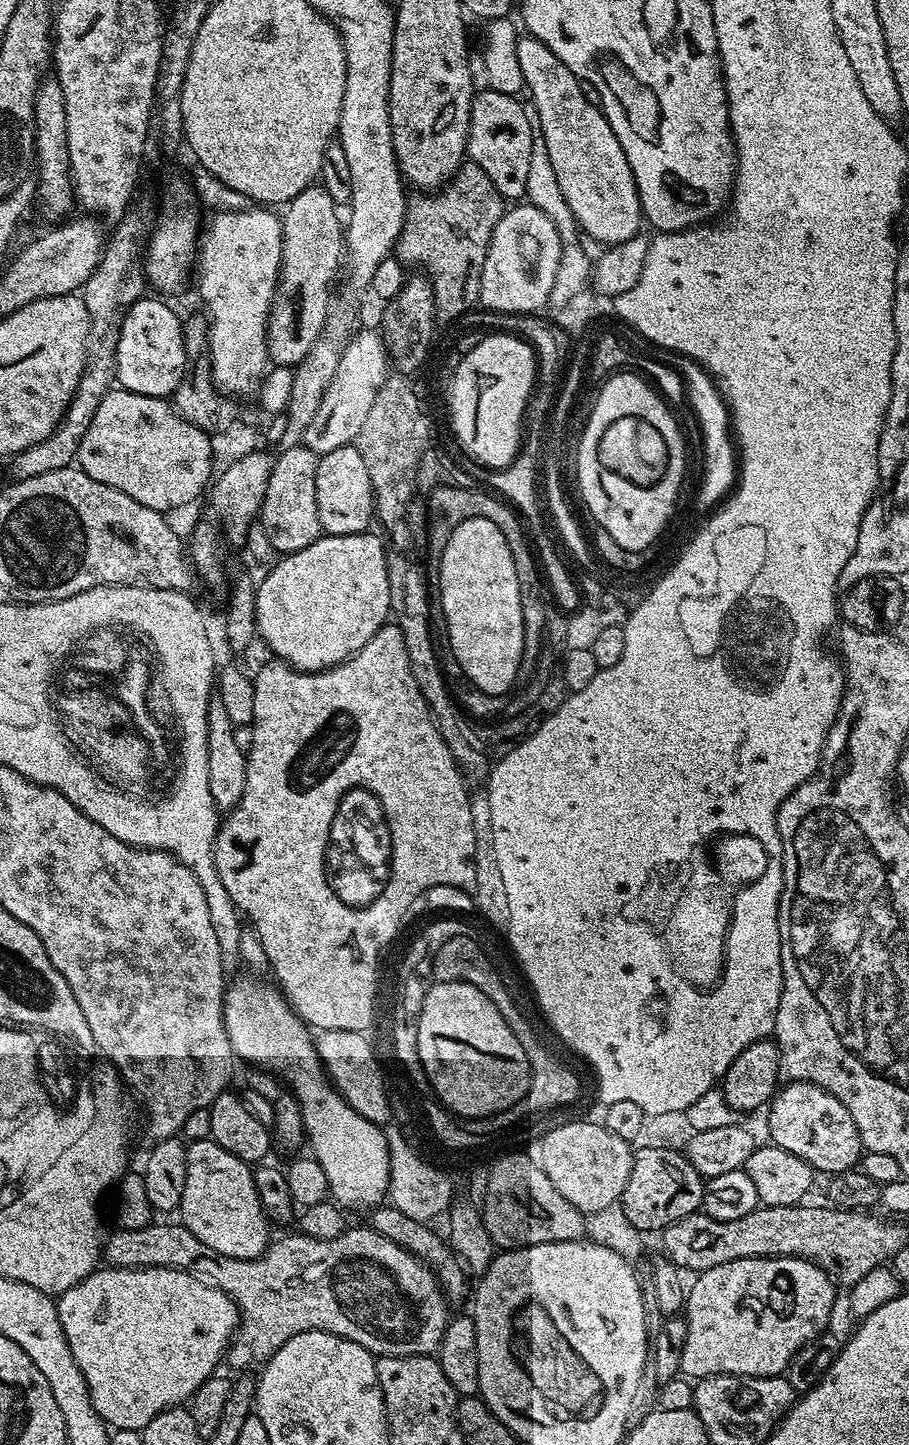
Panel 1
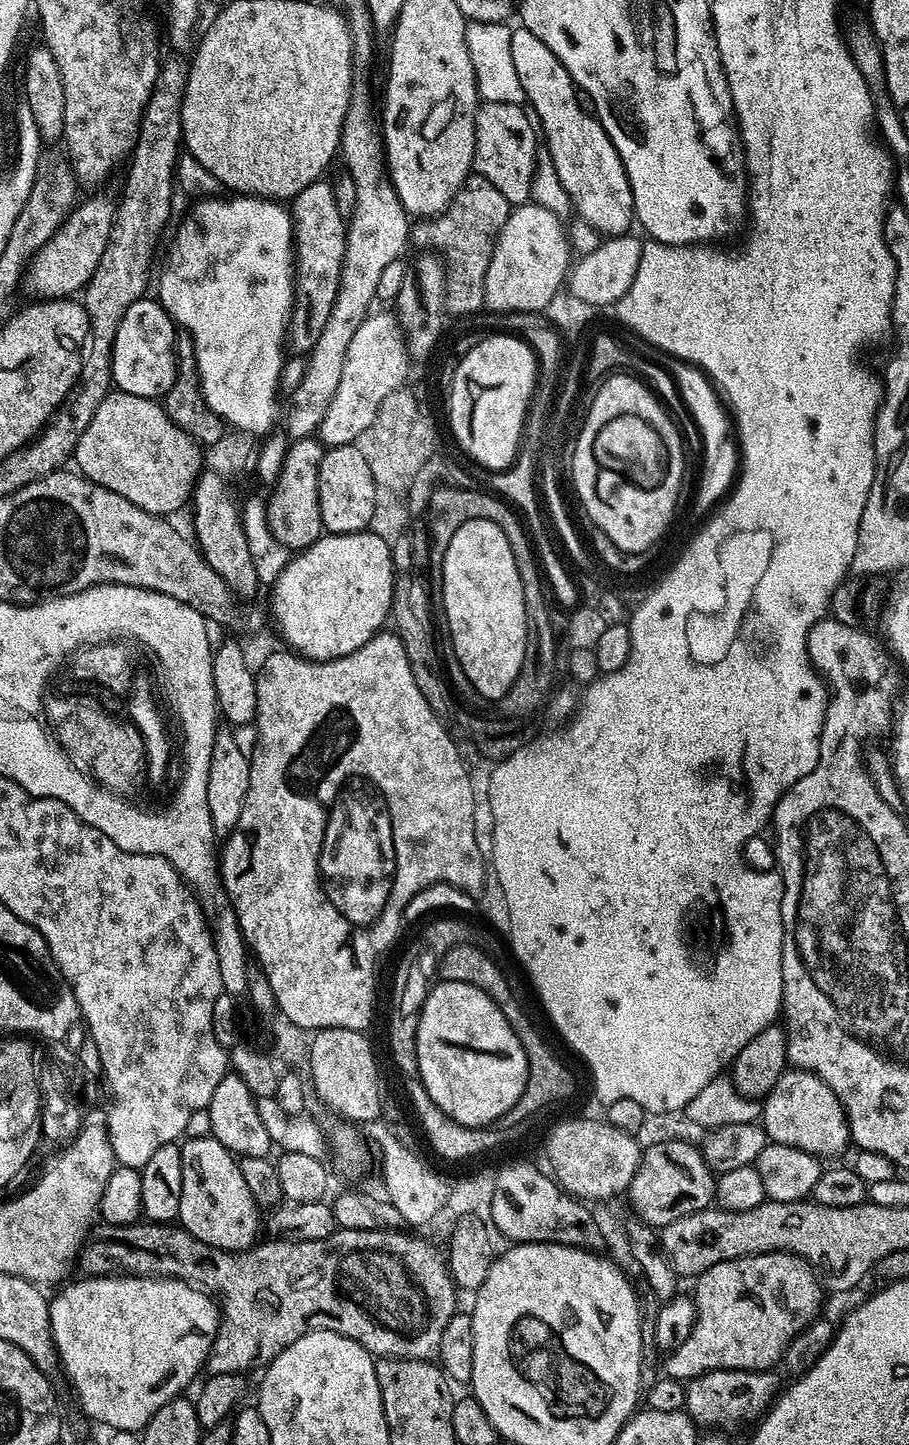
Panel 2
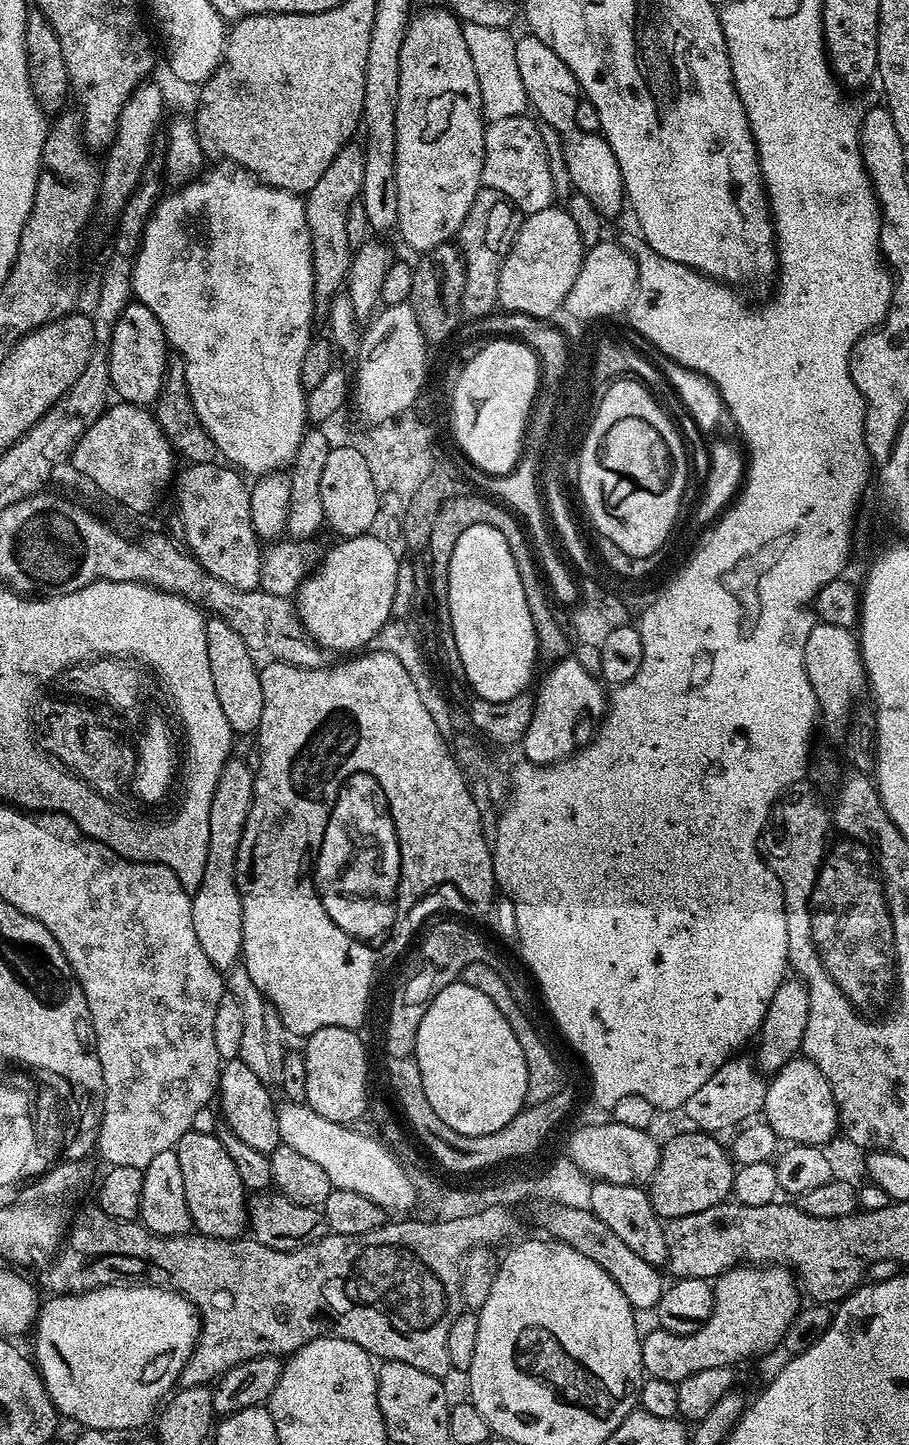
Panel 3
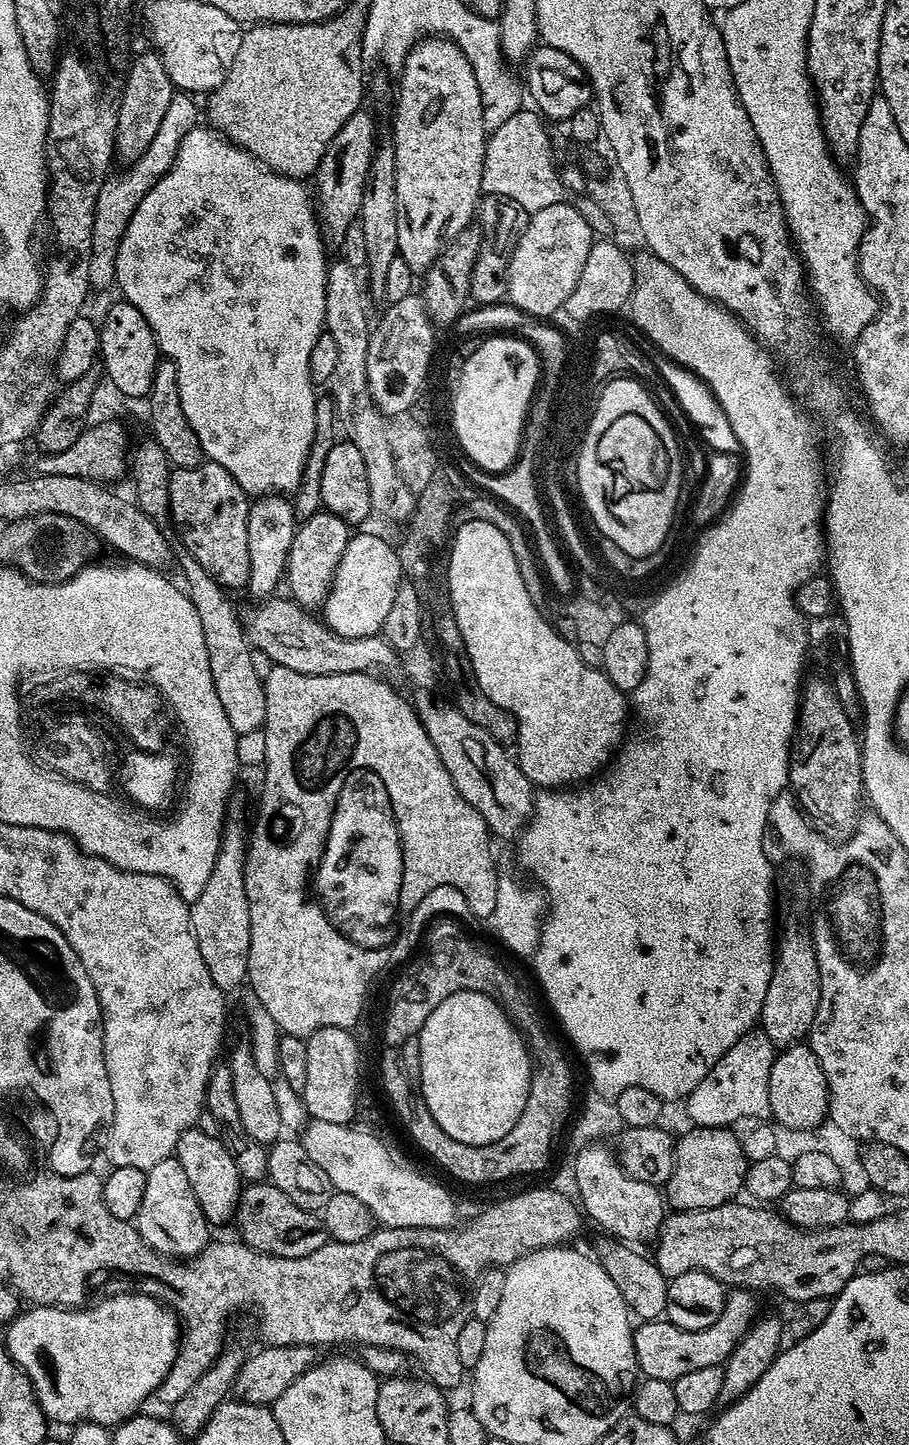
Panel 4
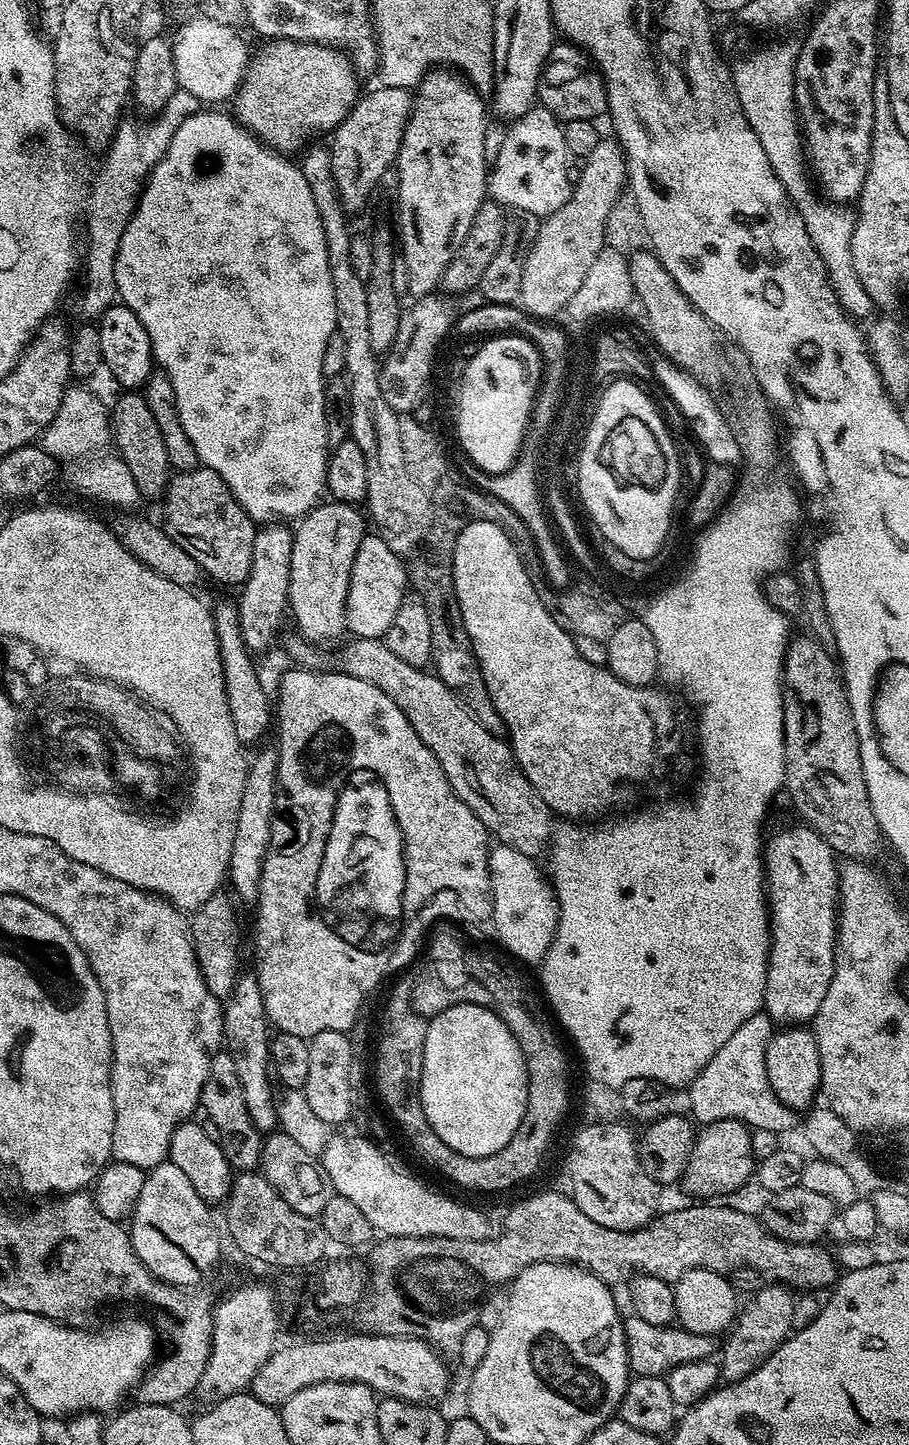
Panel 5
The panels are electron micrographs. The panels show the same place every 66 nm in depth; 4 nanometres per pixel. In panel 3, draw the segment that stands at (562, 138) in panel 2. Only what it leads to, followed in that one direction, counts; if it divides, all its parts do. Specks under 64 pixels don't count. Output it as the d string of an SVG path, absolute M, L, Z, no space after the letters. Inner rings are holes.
M524 34L522 38L520 36L516 40L516 52L518 71L522 76L529 105L534 110L536 107L535 115L539 119L560 132L564 161L572 179L572 188L580 191L598 211L605 212L608 216L614 215L626 202L622 174L618 170L618 158L614 158L614 150L610 150L607 140L599 131L583 132L576 125L576 96L580 92L580 83L574 78L566 62L562 62L562 58L558 58L558 54L554 54L554 50L546 46L546 42L534 35Z

